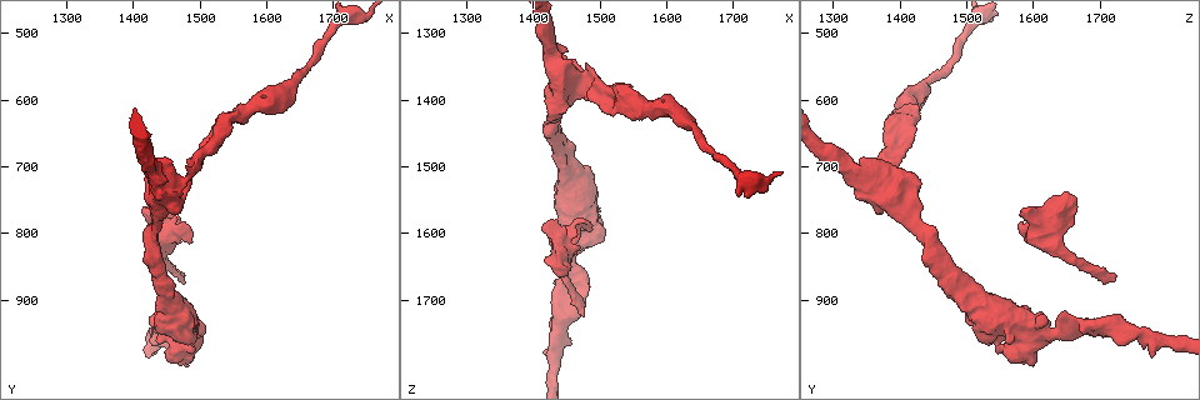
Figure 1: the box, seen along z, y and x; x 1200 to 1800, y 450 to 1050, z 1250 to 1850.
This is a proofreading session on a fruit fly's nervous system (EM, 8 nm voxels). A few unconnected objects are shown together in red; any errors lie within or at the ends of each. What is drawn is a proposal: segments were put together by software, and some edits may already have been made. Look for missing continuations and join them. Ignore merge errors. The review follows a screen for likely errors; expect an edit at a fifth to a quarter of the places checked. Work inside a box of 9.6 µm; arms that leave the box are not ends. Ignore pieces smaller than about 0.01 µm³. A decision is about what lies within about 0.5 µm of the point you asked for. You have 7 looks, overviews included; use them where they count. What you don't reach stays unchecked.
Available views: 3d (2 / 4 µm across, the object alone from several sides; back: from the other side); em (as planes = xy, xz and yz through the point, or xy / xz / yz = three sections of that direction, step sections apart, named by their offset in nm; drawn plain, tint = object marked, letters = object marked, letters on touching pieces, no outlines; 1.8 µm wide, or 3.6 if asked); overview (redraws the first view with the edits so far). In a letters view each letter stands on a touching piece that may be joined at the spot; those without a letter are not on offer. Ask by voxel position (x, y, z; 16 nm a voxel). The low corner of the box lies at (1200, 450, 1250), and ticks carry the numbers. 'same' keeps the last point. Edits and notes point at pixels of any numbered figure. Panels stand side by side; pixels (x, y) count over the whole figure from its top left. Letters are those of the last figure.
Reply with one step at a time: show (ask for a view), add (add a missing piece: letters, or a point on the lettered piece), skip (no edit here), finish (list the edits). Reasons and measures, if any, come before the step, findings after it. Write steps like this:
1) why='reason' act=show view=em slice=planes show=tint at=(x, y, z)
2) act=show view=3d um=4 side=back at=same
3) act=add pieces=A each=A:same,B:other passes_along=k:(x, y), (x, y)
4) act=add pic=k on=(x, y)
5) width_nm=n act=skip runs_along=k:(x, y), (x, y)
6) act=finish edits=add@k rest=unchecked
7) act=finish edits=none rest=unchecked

why='an open end' act=show view=em slice=planes show=plain at=(1470, 875, 1720)

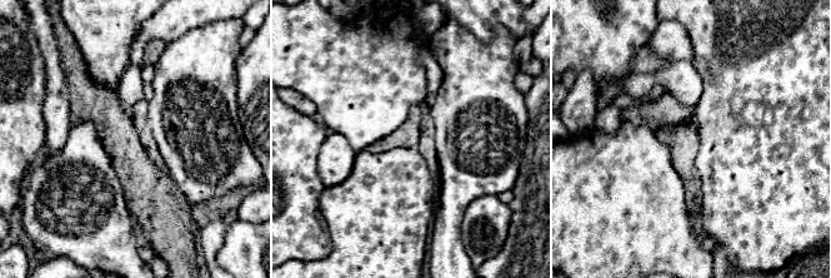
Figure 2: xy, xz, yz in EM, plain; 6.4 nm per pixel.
why='see the neighbours' act=show view=em slice=planes show=letters at=same

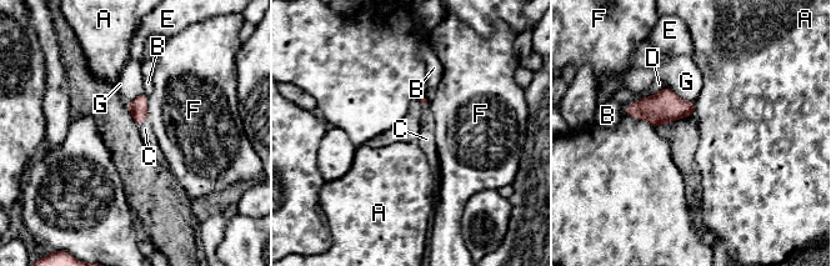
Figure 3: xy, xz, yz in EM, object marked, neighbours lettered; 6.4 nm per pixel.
act=add pic=3 on=(145, 129) each=A:other,B:other,C:same,D:other,E:other,F:other,G:other found='the neuron continues'

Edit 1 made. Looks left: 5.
why='redraw' act=show view=overview

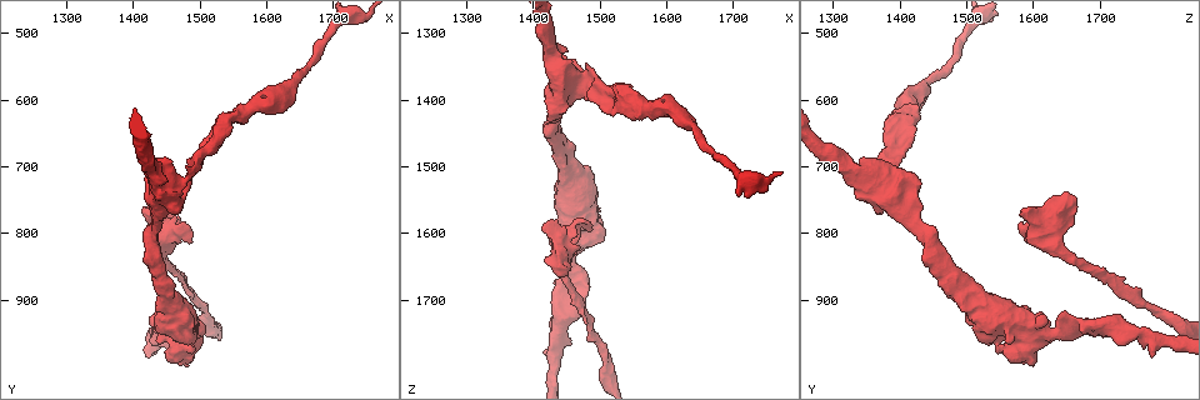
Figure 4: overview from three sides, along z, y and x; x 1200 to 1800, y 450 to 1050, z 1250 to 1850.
why='an open end' act=show view=em slice=planes show=letters at=(1450, 745, 1655)

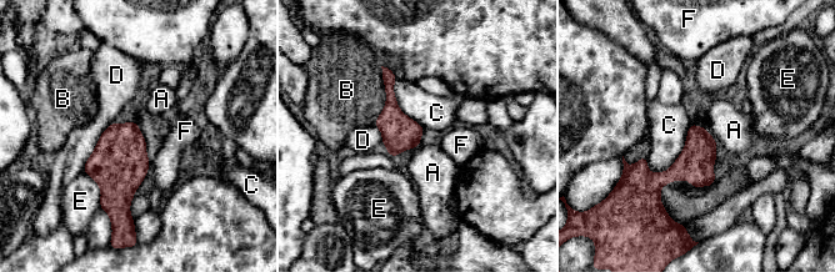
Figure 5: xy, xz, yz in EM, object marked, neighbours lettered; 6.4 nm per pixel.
act=skip each=A:other,B:other,C:other,D:other,E:other,F:other found='no lettered piece goes on from it'

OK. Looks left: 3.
why='an open end' act=show view=3d um=4 at=(1515, 665, 1415)

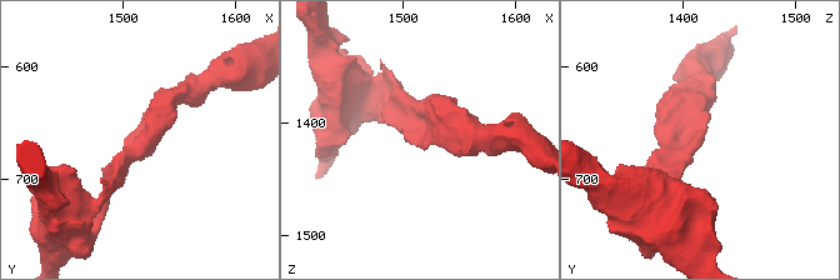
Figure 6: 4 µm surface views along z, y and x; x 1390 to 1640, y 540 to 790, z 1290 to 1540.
why='now the EM' act=show view=em slice=planes show=plain at=(1510, 670, 1414)

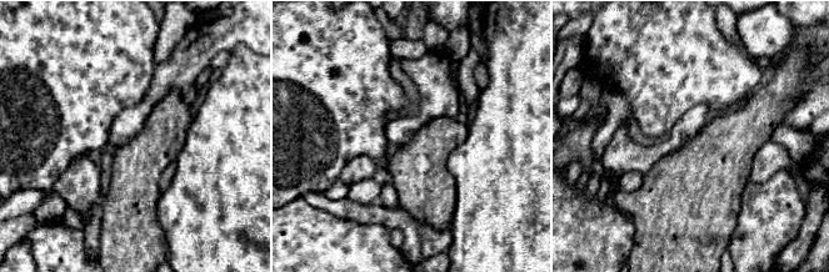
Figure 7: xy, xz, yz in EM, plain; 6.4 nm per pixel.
act=show view=em slice=planes show=letters at=same

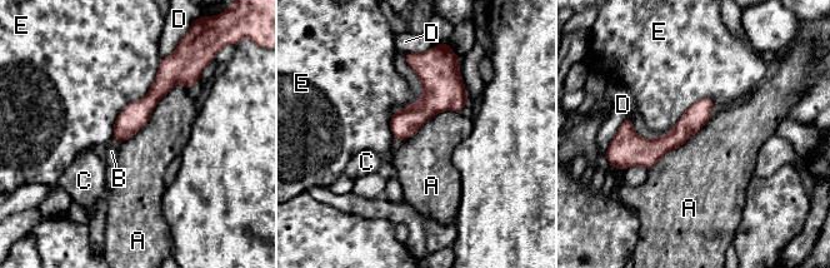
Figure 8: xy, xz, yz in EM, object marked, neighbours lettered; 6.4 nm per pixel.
act=skip each=A:other,B:other,C:other,D:other,E:other runs_along=8:(710, 104), (661, 145), (621, 140) found='none of them fits'

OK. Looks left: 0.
act=finish edits=add@3 rest=unchecked

